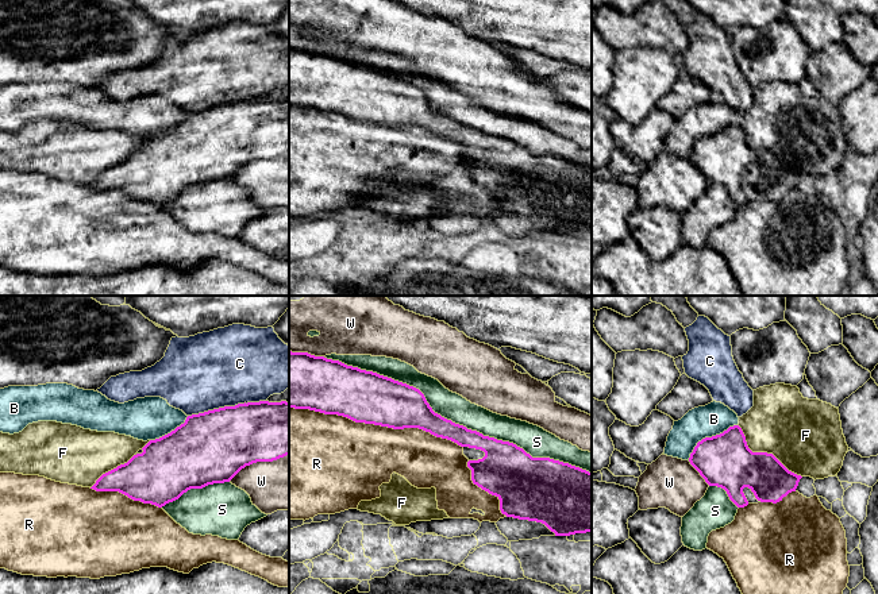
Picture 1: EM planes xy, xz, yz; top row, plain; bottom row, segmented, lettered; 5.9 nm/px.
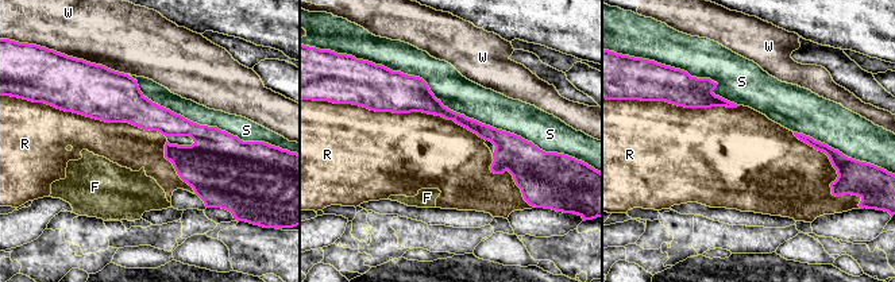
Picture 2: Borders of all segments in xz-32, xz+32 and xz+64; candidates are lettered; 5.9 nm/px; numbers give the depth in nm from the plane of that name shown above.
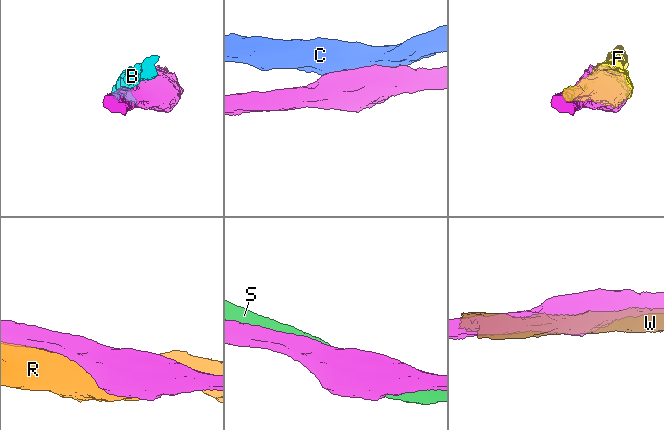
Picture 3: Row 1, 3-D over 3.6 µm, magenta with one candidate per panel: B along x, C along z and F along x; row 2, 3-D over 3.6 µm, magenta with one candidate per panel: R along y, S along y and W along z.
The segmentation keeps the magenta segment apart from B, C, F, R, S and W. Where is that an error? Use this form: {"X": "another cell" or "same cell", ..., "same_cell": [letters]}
{"B": "another cell", "C": "another cell", "F": "another cell", "R": "another cell", "S": "another cell", "W": "another cell", "same_cell": []}

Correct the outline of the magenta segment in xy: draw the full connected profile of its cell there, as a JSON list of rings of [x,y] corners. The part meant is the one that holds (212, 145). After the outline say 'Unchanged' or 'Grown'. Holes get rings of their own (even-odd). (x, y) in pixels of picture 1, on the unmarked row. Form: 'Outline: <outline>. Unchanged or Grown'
Outline: [[[244,100],[192,112],[174,128],[150,138],[142,147],[142,151],[134,153],[127,161],[103,171],[91,186],[119,189],[134,198],[162,205],[190,186],[230,180],[246,163],[257,159],[273,159],[289,153],[289,100]]]. Unchanged

